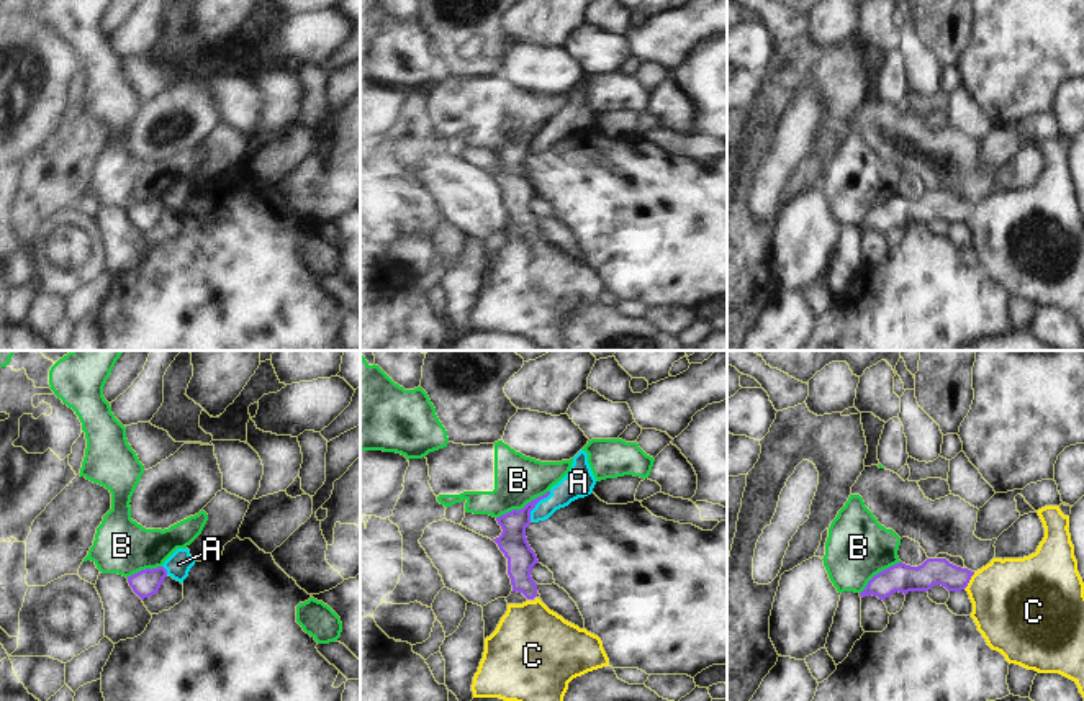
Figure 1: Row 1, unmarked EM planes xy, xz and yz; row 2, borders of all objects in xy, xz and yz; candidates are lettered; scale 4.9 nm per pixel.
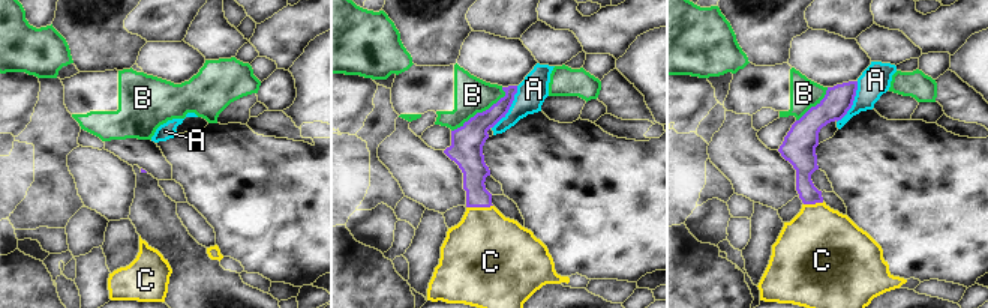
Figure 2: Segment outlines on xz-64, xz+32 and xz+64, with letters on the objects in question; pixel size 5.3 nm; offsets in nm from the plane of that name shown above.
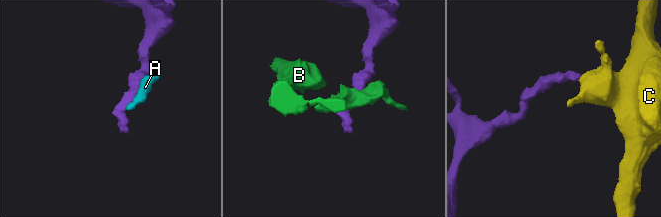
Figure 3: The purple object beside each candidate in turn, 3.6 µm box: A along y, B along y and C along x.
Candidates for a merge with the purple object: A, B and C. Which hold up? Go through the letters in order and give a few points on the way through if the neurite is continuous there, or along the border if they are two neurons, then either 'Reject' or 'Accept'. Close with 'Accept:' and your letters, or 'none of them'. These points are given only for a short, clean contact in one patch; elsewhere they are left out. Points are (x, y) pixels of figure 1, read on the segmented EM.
A: Reject
B: Boundary: xz (549, 490), (521, 508), (510, 510), (496, 518). Reject
C: Path across: yz (932, 572), (970, 578), (1006, 593), (1014, 601). Accept
Accept: C.

